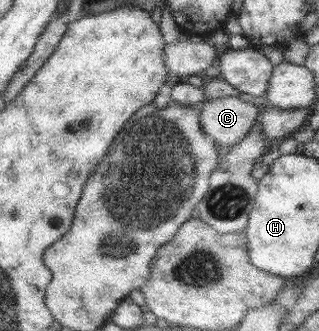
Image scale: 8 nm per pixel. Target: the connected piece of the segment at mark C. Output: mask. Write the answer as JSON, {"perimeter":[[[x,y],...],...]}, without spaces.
{"perimeter":[[[236,96],[203,101],[200,122],[203,132],[218,145],[233,146],[253,128],[258,108]]]}

